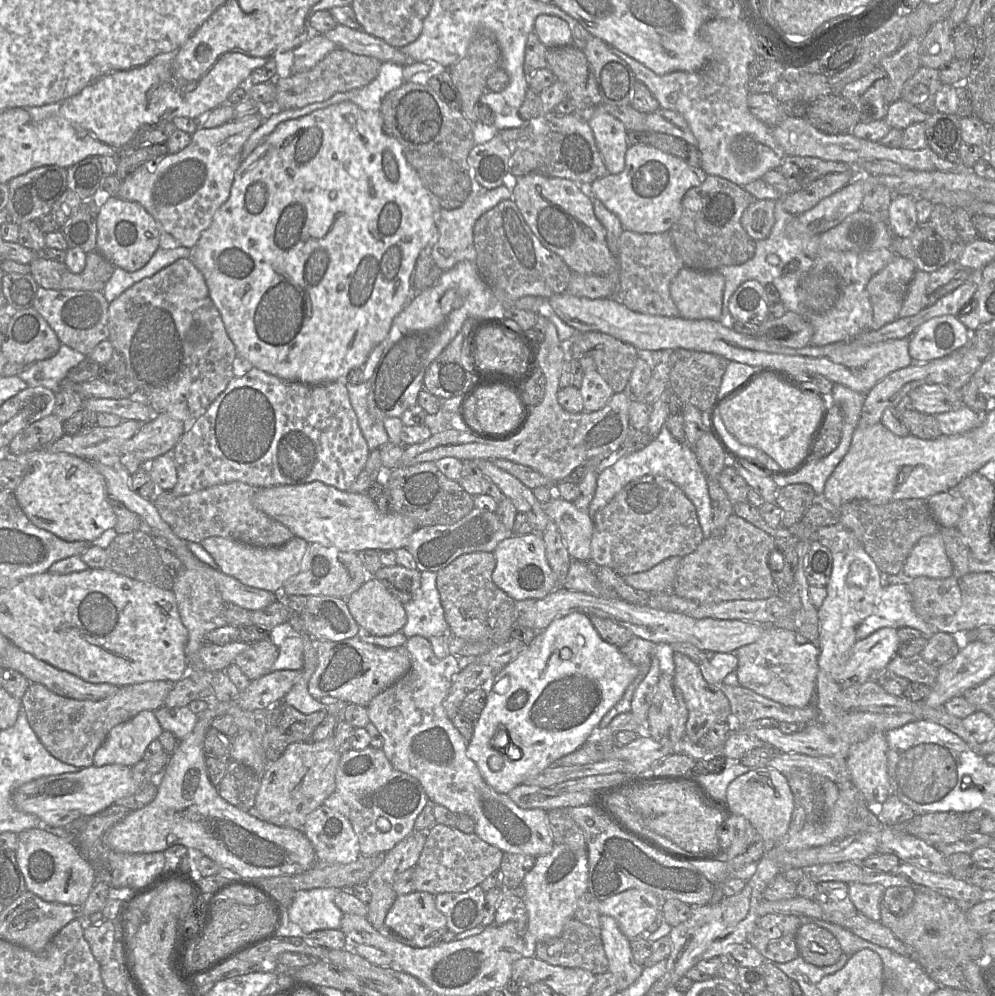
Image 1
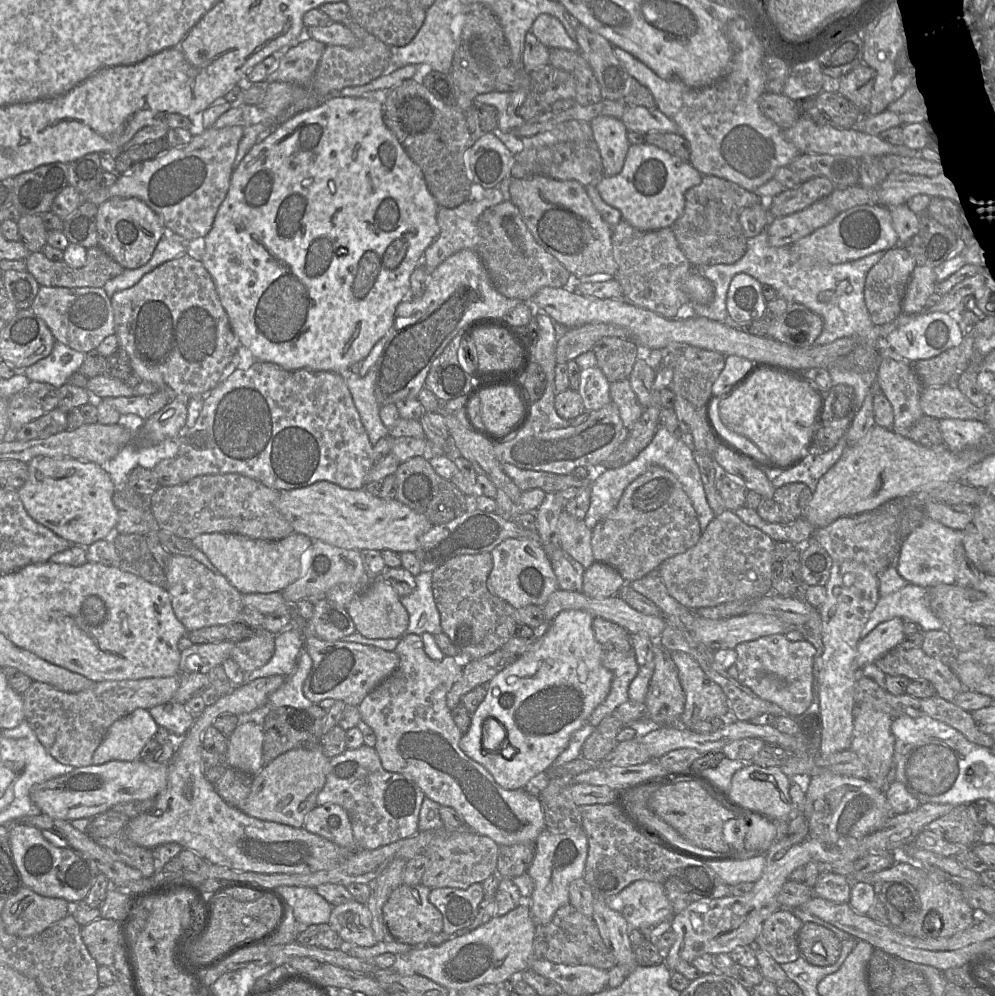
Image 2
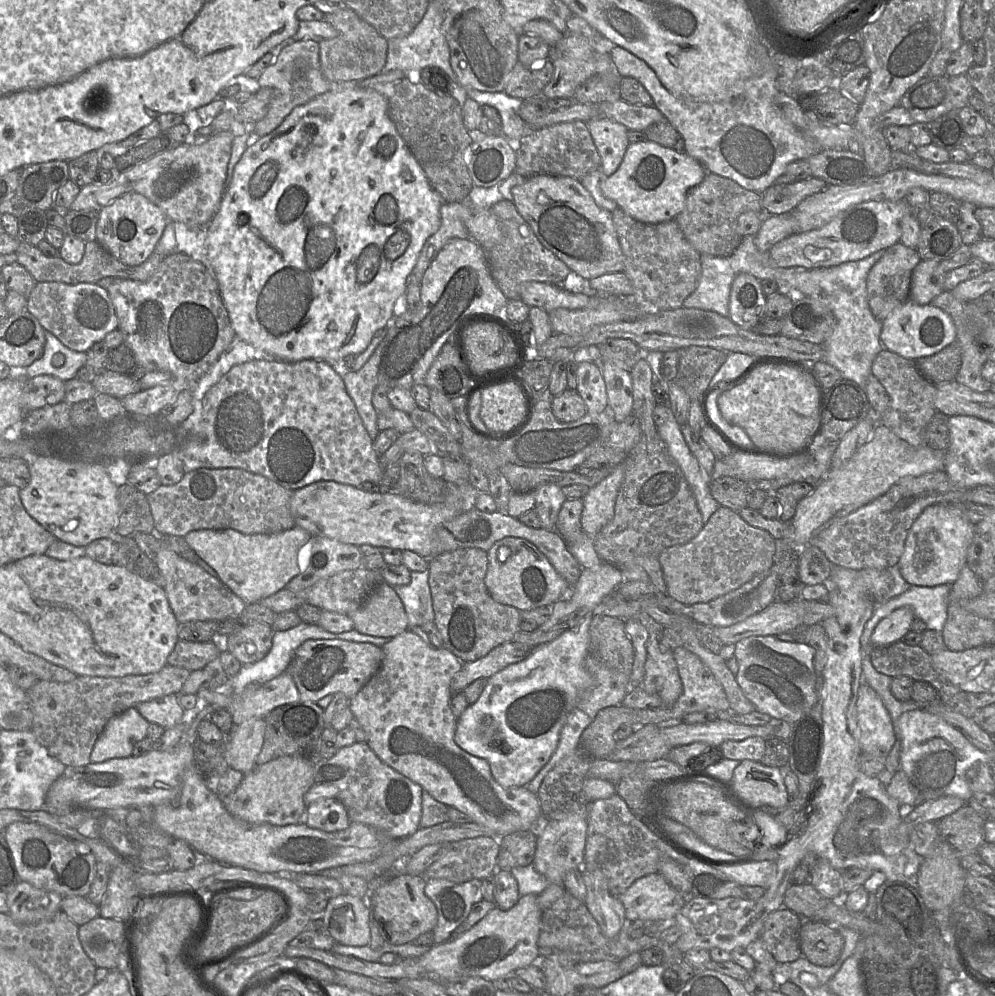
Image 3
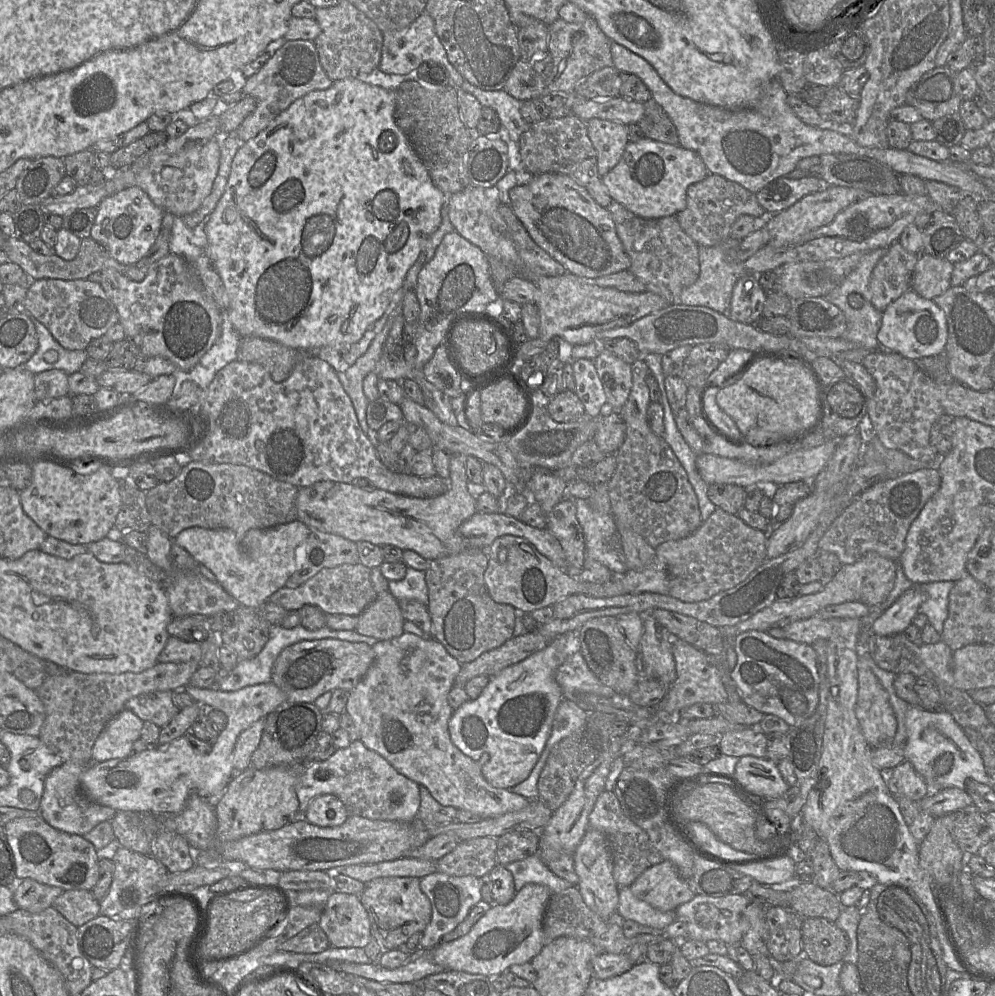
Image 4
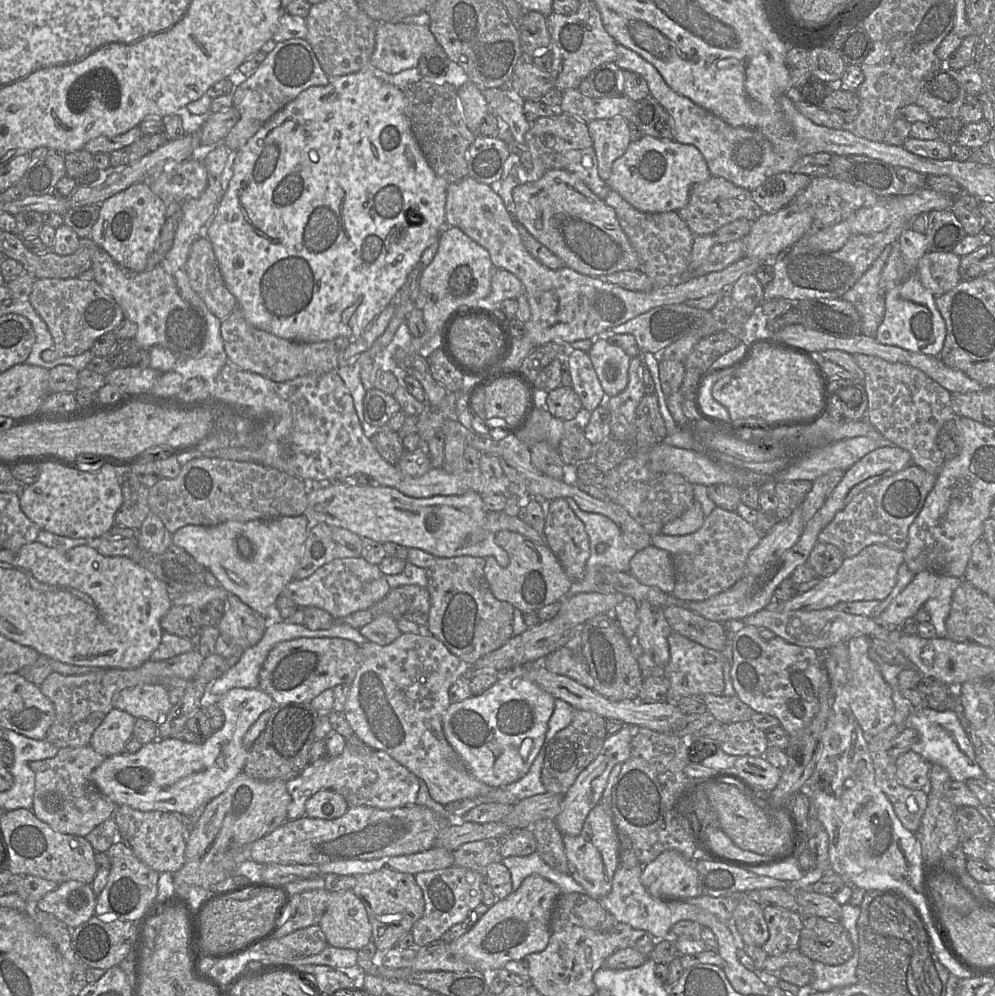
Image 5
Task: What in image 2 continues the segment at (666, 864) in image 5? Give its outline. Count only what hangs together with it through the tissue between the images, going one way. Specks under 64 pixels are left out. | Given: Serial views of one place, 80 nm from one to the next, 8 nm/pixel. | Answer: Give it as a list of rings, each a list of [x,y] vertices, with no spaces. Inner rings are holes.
[[[635,881],[605,901],[623,915],[630,929],[653,926],[673,916],[663,884],[653,881]]]

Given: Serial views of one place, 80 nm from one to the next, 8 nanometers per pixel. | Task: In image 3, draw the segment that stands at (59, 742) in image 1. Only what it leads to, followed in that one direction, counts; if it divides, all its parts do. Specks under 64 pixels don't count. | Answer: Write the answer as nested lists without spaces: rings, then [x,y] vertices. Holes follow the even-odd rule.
[[[167,664],[160,671],[123,677],[77,676],[71,682],[38,680],[26,692],[33,713],[31,730],[50,756],[66,767],[89,764],[90,755],[108,721],[137,704],[169,694],[182,694],[190,671]]]

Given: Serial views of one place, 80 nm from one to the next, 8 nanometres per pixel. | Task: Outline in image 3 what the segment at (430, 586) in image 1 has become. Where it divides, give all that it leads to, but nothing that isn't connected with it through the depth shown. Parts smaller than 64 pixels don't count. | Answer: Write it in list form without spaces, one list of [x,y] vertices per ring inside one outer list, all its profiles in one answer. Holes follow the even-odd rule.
[[[429,570],[411,572],[411,582],[405,586],[393,586],[402,601],[408,617],[408,629],[434,622],[435,614],[428,583]]]

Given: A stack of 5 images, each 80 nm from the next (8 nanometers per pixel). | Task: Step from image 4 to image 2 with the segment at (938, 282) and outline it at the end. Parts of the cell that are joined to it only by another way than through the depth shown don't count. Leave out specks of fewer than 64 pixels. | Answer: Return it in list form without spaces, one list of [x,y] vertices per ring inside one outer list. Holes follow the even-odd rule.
[[[916,266],[902,302],[902,314],[916,315],[926,309],[927,299],[936,291],[934,268]]]

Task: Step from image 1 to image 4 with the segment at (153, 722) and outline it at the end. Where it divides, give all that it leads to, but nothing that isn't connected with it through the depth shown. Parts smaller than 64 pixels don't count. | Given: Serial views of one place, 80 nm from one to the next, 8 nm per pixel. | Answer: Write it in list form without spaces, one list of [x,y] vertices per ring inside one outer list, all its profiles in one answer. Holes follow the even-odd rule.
[[[129,709],[112,717],[92,748],[92,762],[103,762],[131,755],[133,743],[140,739],[144,721]]]

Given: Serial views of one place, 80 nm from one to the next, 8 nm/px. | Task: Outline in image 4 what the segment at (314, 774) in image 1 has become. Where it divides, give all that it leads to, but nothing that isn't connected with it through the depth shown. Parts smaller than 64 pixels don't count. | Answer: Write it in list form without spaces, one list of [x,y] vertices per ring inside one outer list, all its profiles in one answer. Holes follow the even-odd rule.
[[[271,767],[257,770],[247,768],[236,772],[224,792],[215,800],[217,817],[217,836],[221,841],[229,842],[262,831],[277,830],[296,820],[299,801],[295,792],[298,773],[284,767]]]

